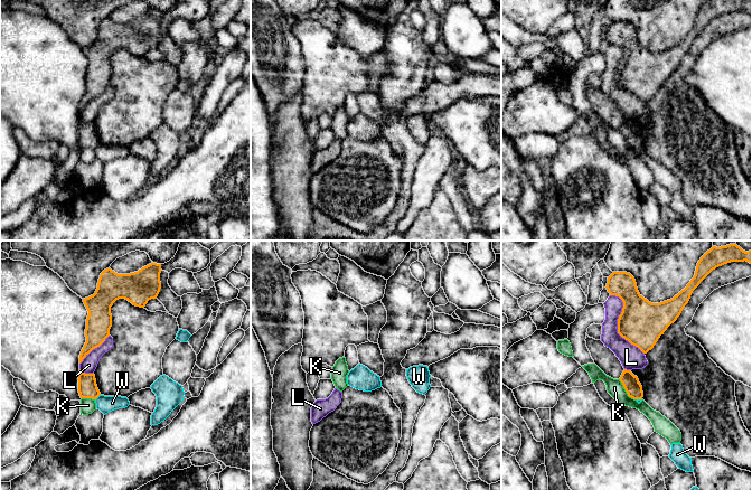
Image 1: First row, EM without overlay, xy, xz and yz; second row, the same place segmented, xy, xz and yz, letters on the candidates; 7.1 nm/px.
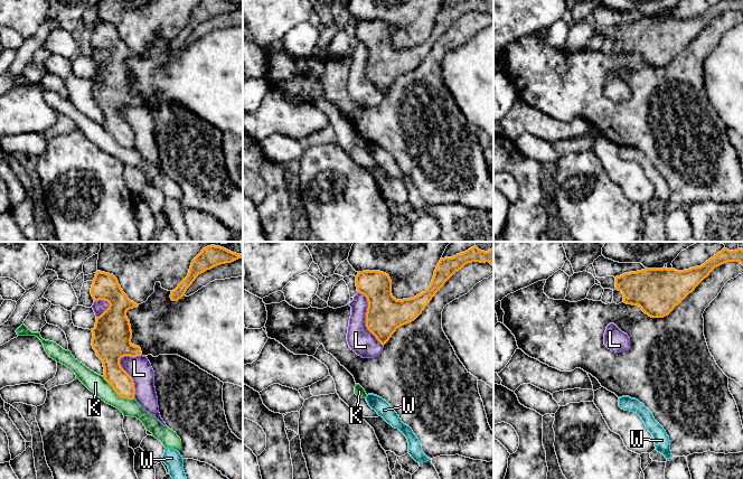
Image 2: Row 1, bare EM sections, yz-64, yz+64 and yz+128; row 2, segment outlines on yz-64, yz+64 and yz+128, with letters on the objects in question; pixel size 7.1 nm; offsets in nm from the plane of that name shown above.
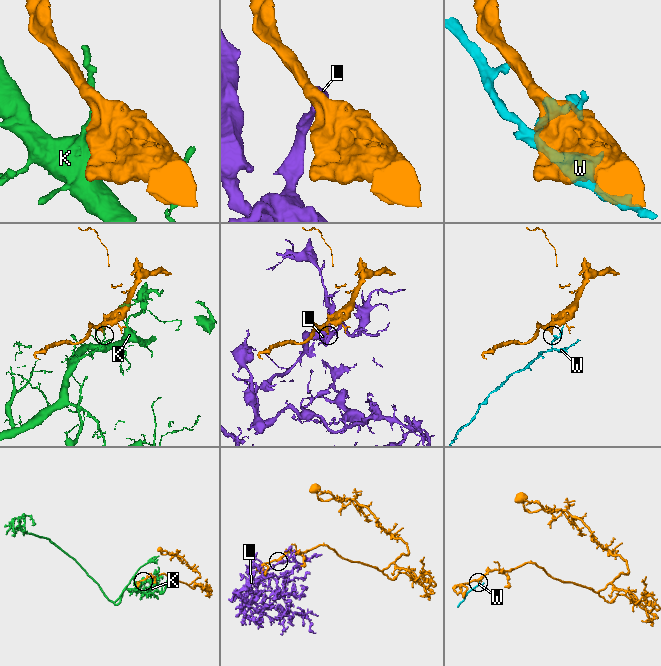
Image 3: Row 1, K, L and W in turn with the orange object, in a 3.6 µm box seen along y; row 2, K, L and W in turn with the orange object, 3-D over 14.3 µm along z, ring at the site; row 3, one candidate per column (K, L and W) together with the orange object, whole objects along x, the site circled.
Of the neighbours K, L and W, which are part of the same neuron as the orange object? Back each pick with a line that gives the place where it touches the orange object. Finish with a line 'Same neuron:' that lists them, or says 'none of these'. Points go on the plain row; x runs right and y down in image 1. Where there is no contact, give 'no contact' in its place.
Same neuron: none of these

